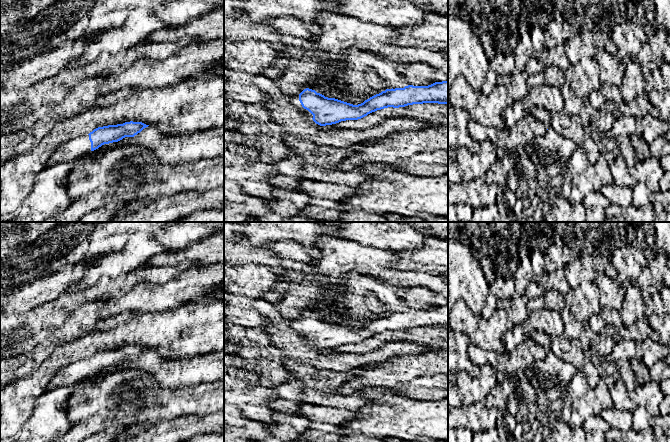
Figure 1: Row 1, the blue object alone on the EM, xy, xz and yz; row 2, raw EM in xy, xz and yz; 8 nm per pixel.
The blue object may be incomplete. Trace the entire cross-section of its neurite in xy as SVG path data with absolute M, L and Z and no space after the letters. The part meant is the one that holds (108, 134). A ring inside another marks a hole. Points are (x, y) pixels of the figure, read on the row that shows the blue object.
M130 121L123 124L98 127L89 134L71 139L60 145L50 157L44 170L58 163L66 163L80 158L104 144L118 142L125 137L134 137L148 126L142 122Z

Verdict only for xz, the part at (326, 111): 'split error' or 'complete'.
split error

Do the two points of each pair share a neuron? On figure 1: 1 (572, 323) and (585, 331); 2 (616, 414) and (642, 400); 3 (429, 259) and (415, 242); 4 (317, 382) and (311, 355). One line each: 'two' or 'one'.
1: one
2: two
3: two
4: two

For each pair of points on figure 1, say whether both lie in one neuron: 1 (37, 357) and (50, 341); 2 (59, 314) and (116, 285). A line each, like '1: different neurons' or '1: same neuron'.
1: same neuron
2: same neuron

